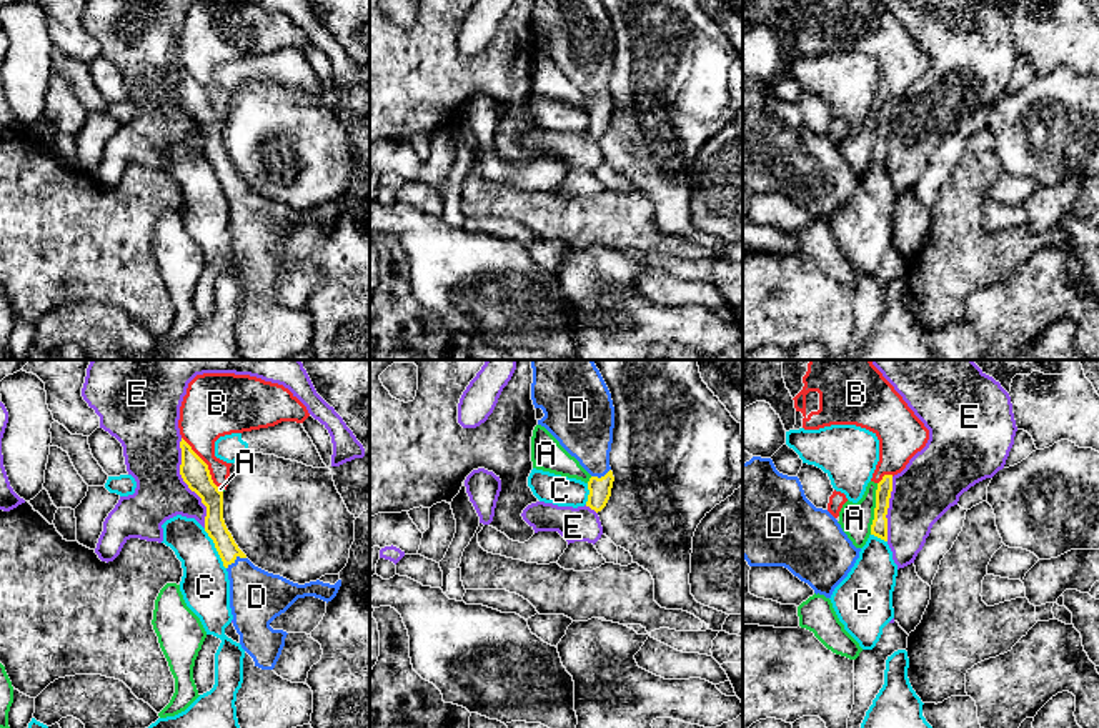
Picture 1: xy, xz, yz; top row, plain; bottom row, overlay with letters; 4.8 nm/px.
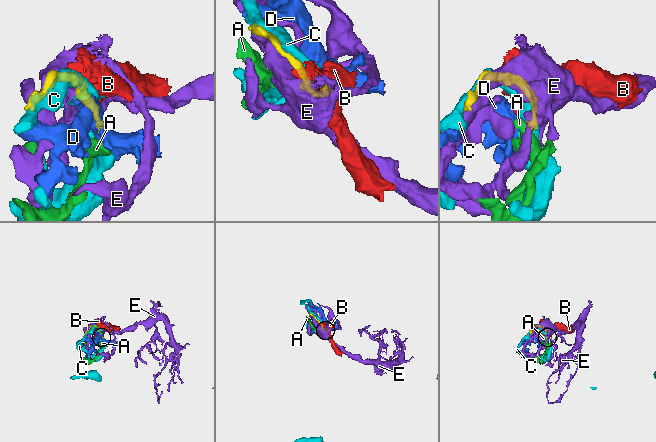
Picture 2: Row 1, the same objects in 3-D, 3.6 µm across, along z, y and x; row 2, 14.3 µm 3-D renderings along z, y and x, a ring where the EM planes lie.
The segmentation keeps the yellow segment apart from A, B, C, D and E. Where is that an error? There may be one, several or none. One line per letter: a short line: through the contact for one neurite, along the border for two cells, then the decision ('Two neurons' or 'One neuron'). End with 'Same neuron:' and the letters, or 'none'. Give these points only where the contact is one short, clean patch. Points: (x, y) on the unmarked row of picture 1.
A: Line: yz (878, 110), (870, 160). Two neurons
B: Two neurons
C: Two neurons
D: Line: xy (215, 154), (235, 185), (257, 224). One neuron
E: Two neurons
Same neuron: D

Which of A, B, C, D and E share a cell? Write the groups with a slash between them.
A B / C / D / E

